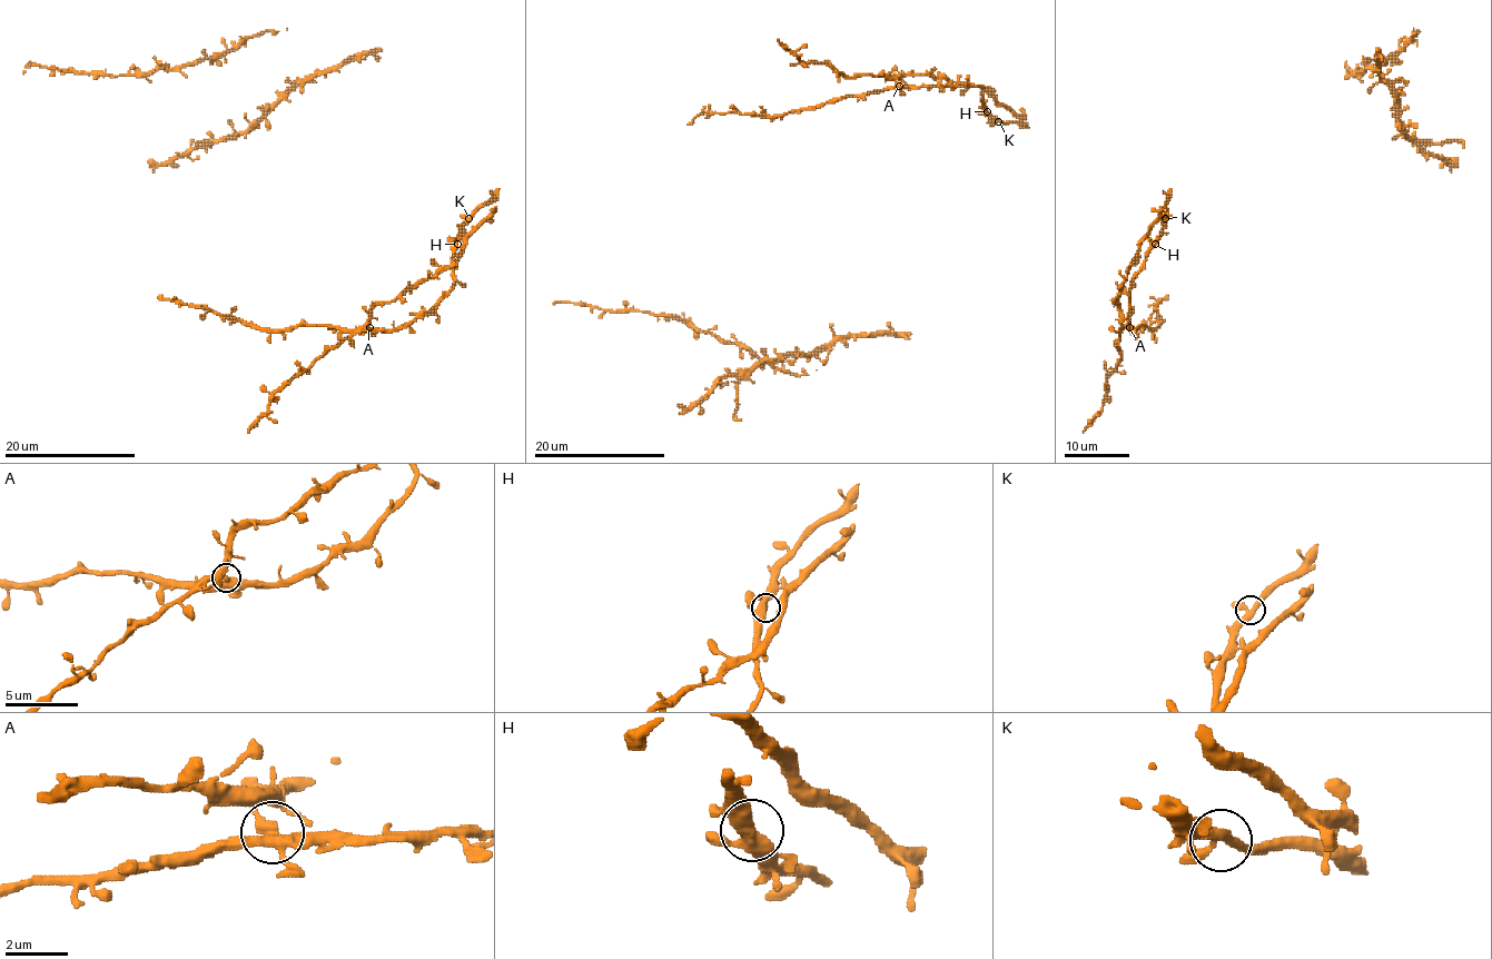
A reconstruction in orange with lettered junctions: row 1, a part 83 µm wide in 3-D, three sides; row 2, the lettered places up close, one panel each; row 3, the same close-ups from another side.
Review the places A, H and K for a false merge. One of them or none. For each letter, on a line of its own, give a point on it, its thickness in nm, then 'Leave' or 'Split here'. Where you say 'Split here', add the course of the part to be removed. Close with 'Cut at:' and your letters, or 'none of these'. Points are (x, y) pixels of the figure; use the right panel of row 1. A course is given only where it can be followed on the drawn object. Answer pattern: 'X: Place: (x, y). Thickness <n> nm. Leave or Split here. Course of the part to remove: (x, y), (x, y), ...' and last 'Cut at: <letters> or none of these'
A: Place: (1129, 327). Thickness 400 nm. Leave
H: Place: (1155, 244). Thickness 440 nm. Leave
K: Place: (1165, 218). Thickness 340 nm. Leave
Cut at: none of these

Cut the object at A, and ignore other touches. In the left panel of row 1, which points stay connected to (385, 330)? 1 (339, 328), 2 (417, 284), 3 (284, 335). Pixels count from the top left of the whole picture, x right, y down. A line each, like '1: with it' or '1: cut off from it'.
1: with it
2: cut off from it
3: with it

